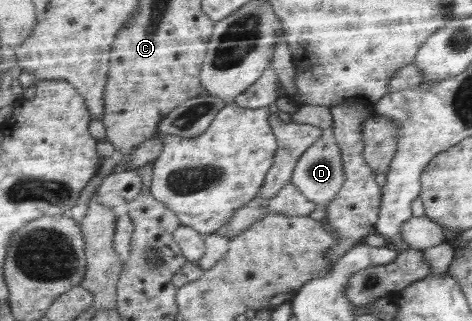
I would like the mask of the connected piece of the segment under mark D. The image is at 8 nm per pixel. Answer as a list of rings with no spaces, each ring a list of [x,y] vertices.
[[[324,132],[309,150],[303,152],[302,158],[298,160],[298,166],[294,168],[294,176],[290,182],[297,185],[311,202],[319,206],[329,204],[331,200],[342,190],[346,182],[345,162],[342,160],[341,146],[337,138],[330,132]]]

